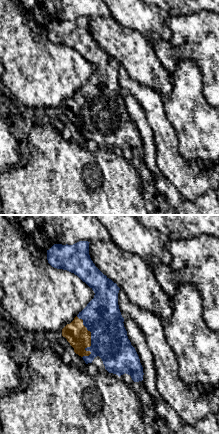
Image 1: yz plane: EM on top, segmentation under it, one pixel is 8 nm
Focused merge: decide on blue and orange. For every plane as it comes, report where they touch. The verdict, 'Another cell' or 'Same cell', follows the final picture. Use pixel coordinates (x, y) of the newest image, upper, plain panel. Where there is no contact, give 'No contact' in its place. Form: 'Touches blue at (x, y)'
Touches blue at (91, 113)

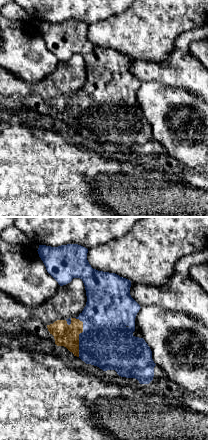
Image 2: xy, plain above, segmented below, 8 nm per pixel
Touches blue at (79, 112)

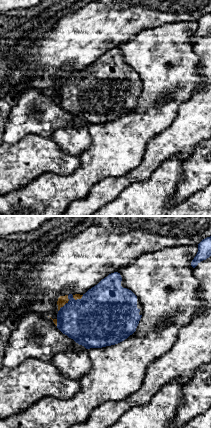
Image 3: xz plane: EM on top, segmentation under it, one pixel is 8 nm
Touches blue at (66, 79)

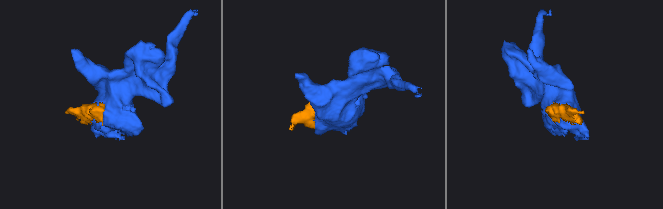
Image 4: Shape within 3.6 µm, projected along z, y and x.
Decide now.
Same cell

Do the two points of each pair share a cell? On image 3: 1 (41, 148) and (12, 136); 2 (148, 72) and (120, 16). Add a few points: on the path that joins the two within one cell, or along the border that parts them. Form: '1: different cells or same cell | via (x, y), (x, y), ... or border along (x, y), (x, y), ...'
1: different cells | border along (44, 135), (26, 134), (10, 144)
2: different cells | border along (152, 27), (140, 30), (116, 47)

